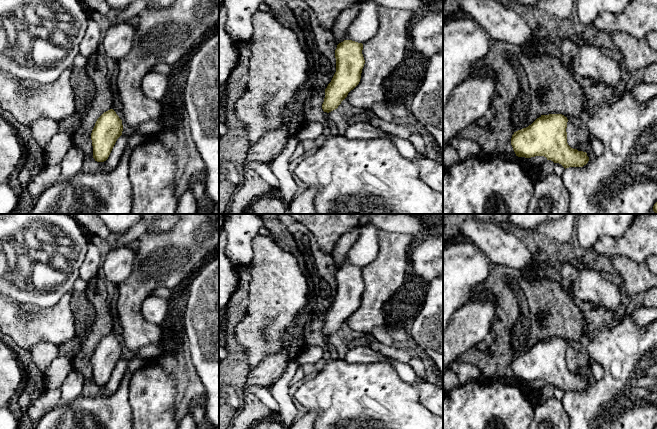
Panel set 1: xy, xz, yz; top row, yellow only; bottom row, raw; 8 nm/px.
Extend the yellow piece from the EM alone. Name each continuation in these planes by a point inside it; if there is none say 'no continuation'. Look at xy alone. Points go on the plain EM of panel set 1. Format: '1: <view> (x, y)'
no continuation

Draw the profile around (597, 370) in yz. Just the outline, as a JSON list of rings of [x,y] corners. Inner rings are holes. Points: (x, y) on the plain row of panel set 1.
[[[597,361],[591,362],[589,367],[591,368],[592,374],[596,378],[596,380],[603,378],[604,369]]]

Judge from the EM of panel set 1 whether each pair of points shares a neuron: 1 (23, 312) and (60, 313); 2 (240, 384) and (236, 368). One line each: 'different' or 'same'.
1: same
2: same

